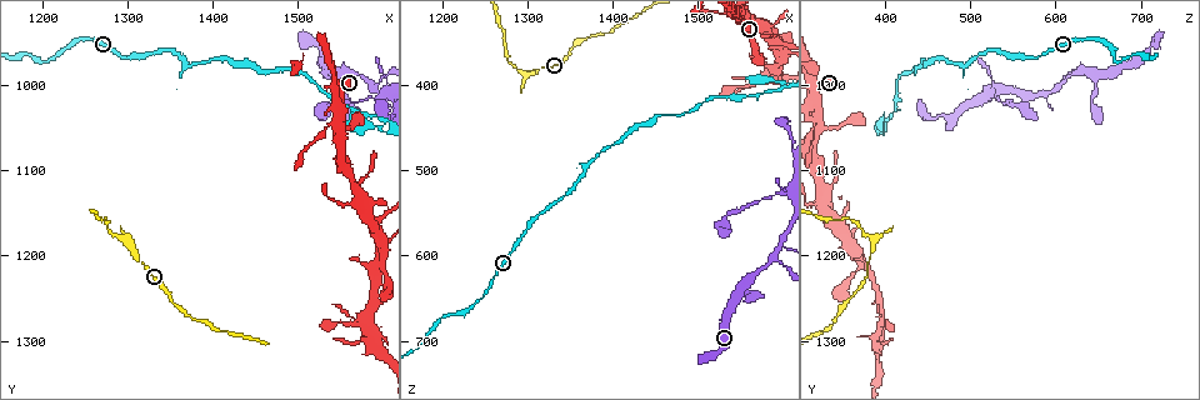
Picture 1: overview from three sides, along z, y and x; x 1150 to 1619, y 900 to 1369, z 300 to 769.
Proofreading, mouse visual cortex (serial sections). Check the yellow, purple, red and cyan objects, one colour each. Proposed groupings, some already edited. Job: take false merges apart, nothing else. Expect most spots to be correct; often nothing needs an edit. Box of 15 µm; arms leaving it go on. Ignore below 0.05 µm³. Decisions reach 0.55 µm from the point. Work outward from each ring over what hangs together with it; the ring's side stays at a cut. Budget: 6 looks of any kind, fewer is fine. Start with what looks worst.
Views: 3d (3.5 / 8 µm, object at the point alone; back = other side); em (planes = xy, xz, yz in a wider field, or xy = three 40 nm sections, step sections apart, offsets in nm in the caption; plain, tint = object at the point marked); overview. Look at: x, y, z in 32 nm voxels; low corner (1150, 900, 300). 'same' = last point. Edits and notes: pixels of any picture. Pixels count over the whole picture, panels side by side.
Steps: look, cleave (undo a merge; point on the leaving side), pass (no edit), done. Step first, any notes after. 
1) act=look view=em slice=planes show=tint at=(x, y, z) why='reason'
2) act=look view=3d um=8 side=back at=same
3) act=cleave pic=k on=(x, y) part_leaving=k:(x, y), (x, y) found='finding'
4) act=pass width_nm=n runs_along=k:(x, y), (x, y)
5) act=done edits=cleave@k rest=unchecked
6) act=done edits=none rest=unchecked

act=look view=em slice=xy step=1 show=tint at=(1600, 1040, 405) why='three arms meet'

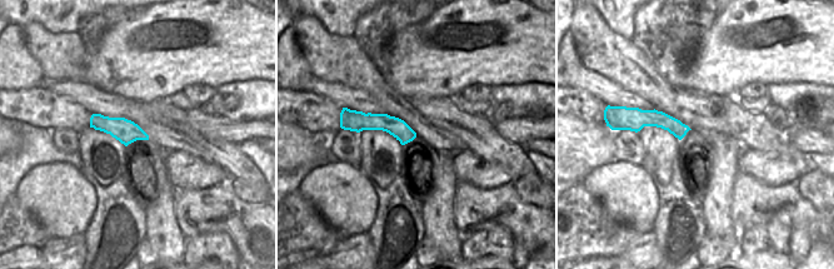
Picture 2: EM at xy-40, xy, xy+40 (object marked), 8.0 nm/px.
act=look view=3d um=3.5 at=same

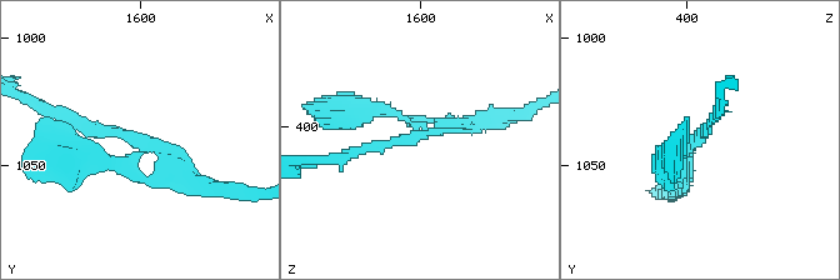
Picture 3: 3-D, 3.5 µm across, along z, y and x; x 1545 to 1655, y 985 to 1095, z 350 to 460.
act=pass runs_along=2:(351, 124), (388, 123), (411, 135) found='one cell here'

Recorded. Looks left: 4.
act=look view=3d um=8 at=(1600, 1020, 590) why='thick turns thin'

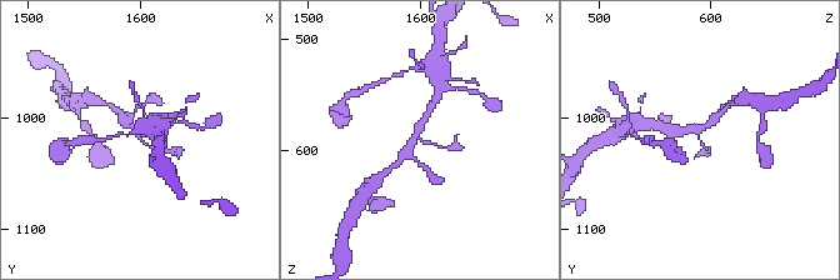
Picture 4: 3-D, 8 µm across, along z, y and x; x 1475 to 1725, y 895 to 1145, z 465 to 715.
act=look view=em slice=planes show=tint at=(1600, 1018, 590)

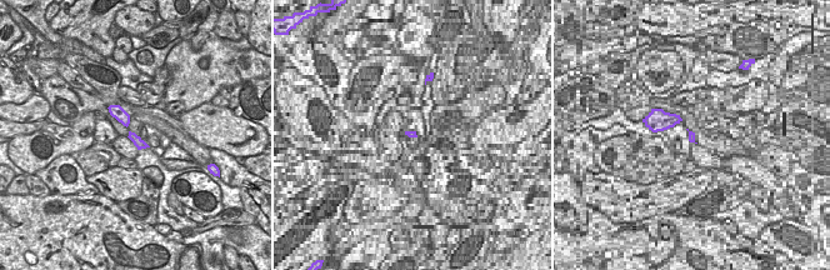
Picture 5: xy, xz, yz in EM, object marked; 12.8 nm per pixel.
act=pass runs_along=4:(121, 115), (143, 143), (159, 150) found='continuous, no second cell'

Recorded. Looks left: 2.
act=look view=3d um=3.5 at=(1600, 1015, 525) why='side arm on a straight run'

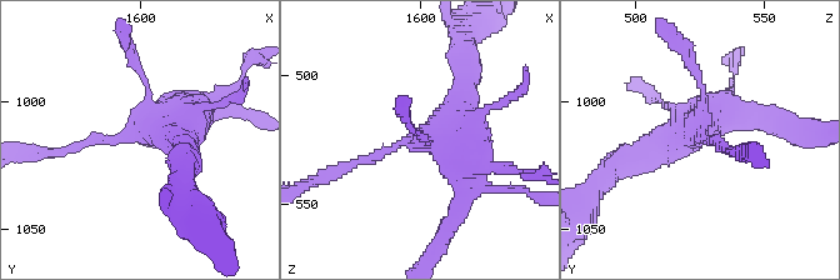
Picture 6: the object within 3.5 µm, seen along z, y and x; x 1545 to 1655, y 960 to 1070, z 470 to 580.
act=look view=em slice=xy step=5 show=tint at=(1598, 1012, 526) why='need the tissue'

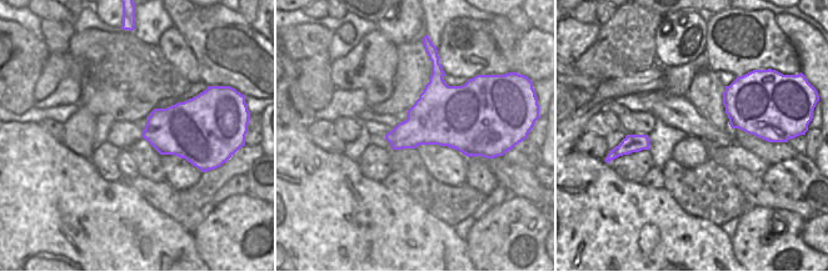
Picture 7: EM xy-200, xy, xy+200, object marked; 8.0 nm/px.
act=pass runs_along=6:(184, 116), (61, 150) found='all the same cell'

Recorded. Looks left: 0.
act=done edits=none rest=unchecked

